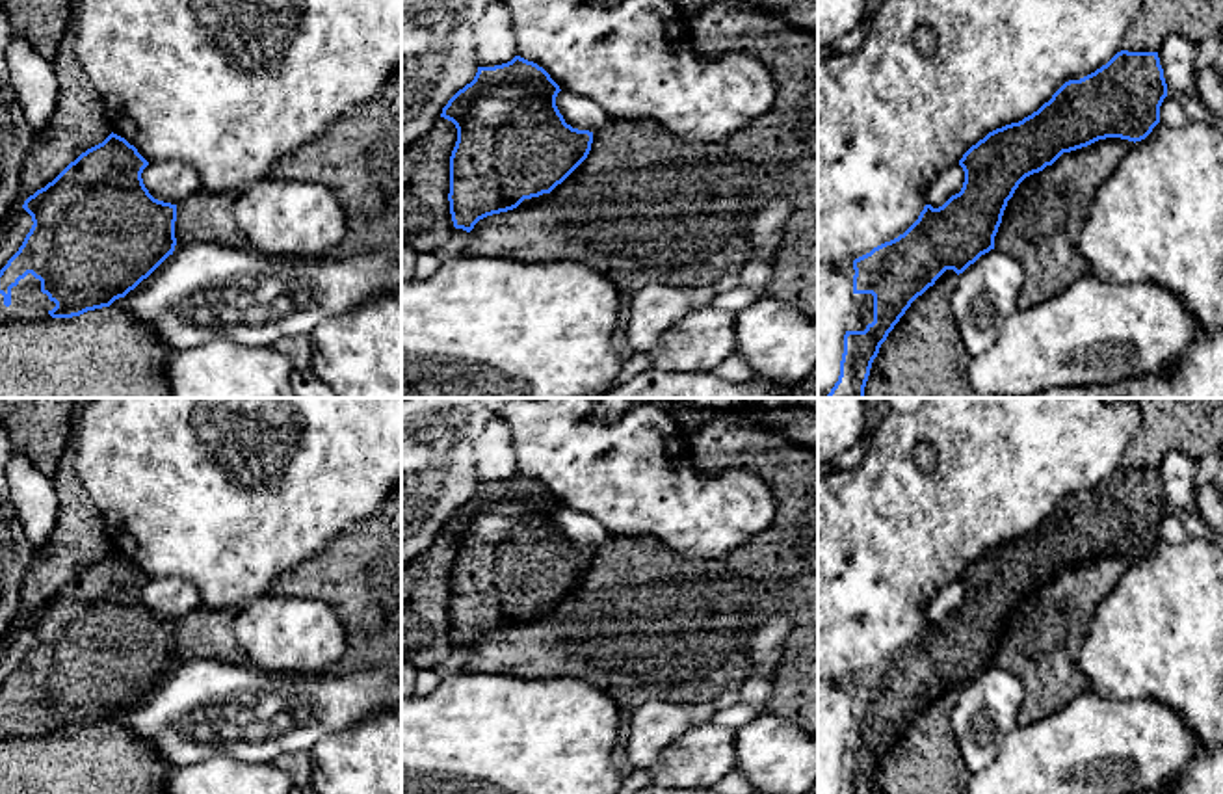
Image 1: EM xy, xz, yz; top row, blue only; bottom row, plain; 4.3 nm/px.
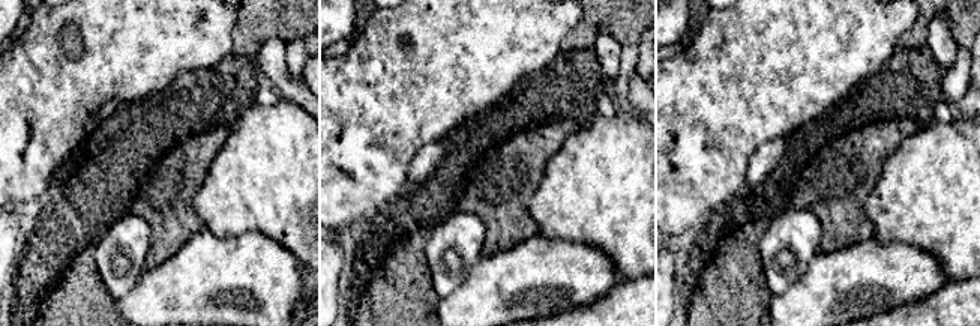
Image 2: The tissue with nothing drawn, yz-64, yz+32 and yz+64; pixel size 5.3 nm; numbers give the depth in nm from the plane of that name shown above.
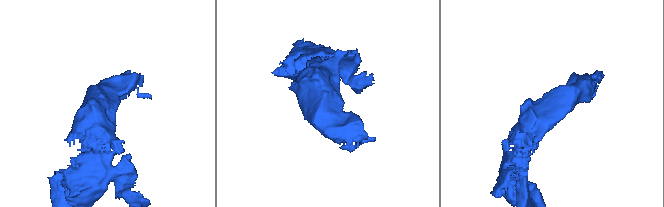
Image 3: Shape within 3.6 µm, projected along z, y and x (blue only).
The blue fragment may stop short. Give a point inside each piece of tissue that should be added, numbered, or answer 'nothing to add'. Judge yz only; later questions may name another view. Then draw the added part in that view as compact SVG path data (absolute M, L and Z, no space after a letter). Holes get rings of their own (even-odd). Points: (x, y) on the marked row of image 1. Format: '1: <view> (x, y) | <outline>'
1: yz (861, 315) | M853 294L853 305L848 316L846 331L864 331L874 322L874 296Z

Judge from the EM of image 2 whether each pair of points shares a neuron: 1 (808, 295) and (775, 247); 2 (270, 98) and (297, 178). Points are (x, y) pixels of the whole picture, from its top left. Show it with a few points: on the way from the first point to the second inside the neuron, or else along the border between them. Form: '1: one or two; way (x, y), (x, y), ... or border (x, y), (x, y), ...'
1: two; border (818, 251), (794, 283), (773, 295)
2: two; border (279, 98), (272, 105), (257, 104)

